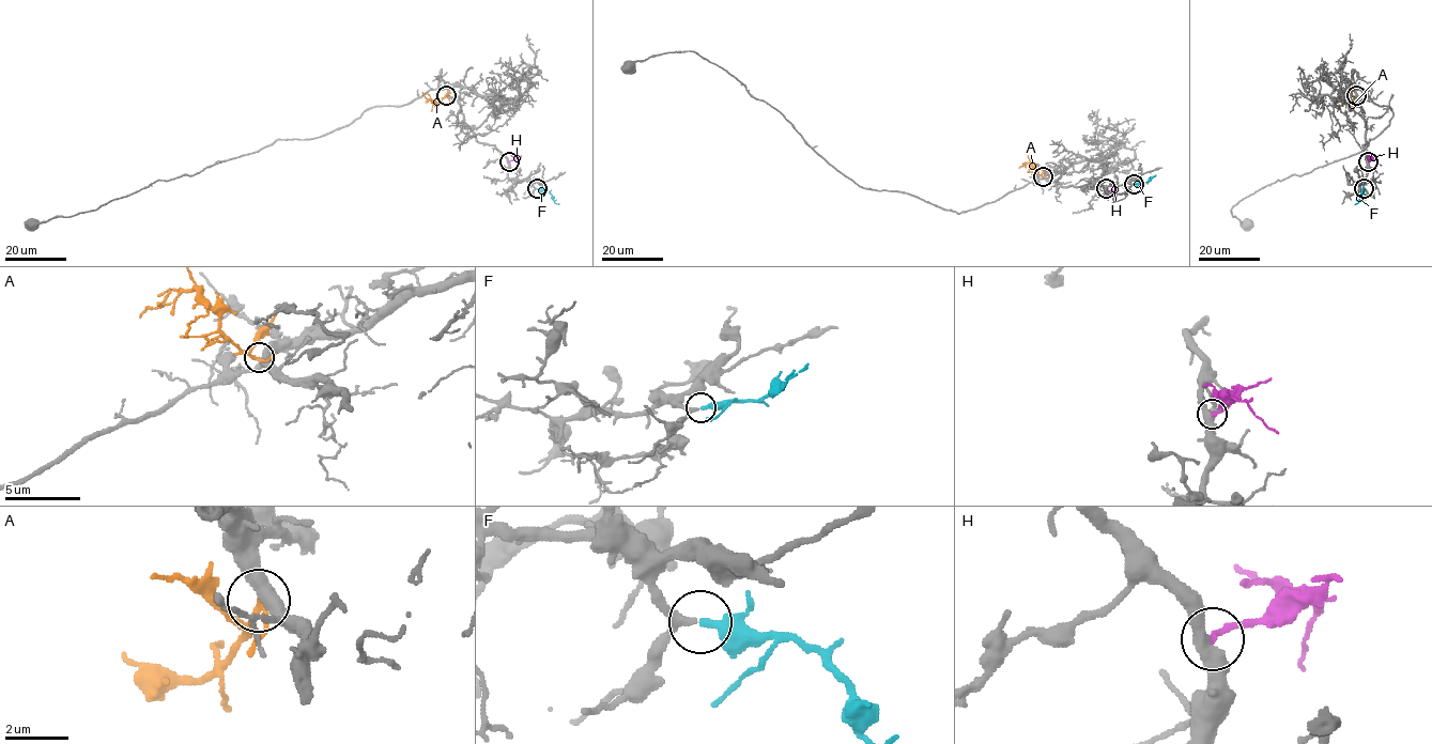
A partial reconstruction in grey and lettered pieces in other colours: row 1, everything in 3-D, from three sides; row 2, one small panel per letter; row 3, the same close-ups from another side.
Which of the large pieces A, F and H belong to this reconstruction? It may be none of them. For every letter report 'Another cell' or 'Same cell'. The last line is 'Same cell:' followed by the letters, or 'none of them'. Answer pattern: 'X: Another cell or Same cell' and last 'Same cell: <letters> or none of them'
A: Same cell
F: Same cell
H: Another cell
Same cell: A, F

